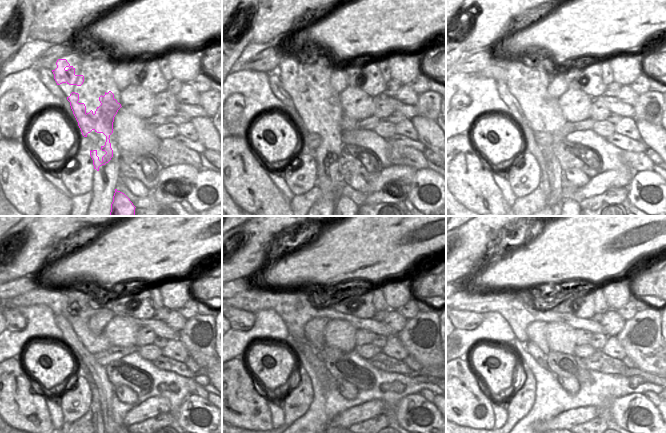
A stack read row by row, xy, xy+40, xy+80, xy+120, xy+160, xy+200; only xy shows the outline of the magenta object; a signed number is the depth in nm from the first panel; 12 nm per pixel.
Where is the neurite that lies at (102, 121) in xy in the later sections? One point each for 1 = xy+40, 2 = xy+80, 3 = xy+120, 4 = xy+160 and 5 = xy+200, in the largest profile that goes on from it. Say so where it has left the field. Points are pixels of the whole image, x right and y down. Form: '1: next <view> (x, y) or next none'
1: next xy+40 (328, 120)
2: next xy+80 (551, 119)
3: next xy+120 (95, 344)
4: next xy+160 (295, 323)
5: next xy+200 (518, 323)

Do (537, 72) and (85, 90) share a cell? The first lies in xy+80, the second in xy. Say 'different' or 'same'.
different

